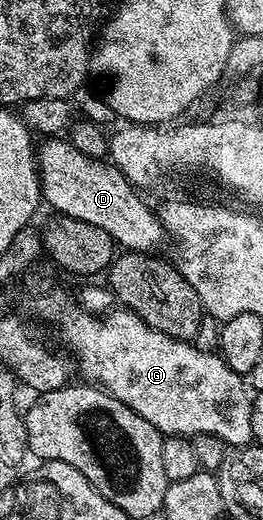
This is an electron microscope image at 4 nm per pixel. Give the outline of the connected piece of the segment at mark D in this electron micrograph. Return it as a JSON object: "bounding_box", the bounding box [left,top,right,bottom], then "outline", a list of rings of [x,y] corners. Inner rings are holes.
{"bounding_box":[37,136,164,252],"outline":[[[54,136],[37,147],[38,178],[42,181],[42,202],[50,205],[54,212],[64,217],[82,220],[87,224],[94,224],[108,232],[119,247],[130,252],[157,251],[157,246],[164,242],[164,231],[161,217],[150,211],[150,206],[141,198],[139,191],[131,184],[121,169],[116,165],[109,166],[109,161],[92,156],[84,156],[69,140]]]}

